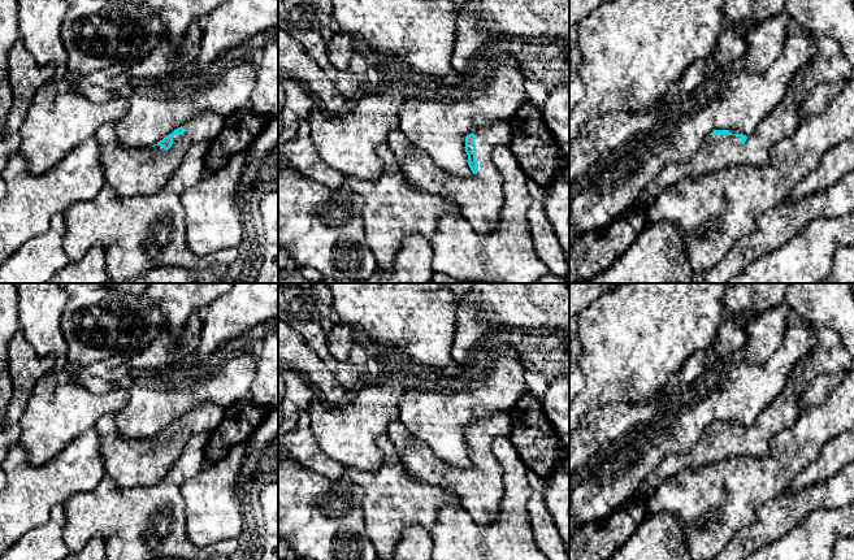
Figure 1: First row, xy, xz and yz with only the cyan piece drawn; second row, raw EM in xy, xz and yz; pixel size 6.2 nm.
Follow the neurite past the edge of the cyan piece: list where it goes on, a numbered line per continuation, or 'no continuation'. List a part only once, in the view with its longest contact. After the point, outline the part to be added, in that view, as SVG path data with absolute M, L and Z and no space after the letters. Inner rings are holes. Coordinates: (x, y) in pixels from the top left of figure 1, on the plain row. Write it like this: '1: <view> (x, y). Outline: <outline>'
1: xy (142, 463). Outline: M203 403L182 417L183 425L174 426L172 438L165 442L160 437L125 439L116 427L116 413L105 414L95 424L105 474L120 490L153 486L181 457L188 439L199 433L212 433L222 417L222 408Z

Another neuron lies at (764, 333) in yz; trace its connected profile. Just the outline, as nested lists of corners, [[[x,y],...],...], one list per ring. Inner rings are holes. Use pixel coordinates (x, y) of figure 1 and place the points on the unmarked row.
[[[784,301],[775,309],[751,318],[746,326],[746,342],[740,356],[763,365],[783,343],[788,330],[790,307]]]

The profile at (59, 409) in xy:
[[[68,361],[62,369],[49,370],[40,377],[32,388],[25,413],[19,420],[19,447],[27,453],[32,466],[44,465],[58,456],[78,435],[95,427],[103,416],[117,413],[127,403],[129,390],[117,387],[109,394],[94,394],[79,385],[74,375],[79,368]]]

